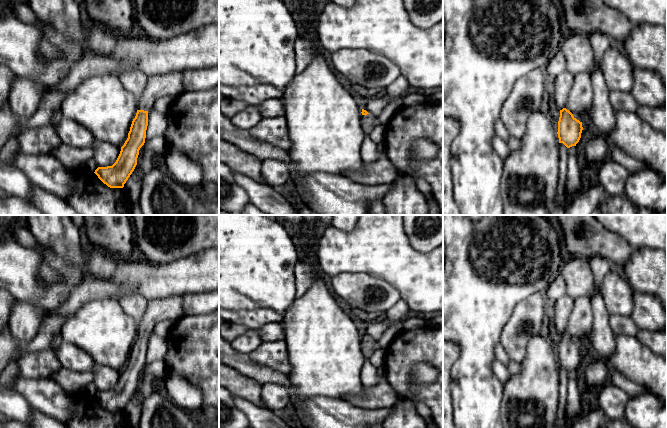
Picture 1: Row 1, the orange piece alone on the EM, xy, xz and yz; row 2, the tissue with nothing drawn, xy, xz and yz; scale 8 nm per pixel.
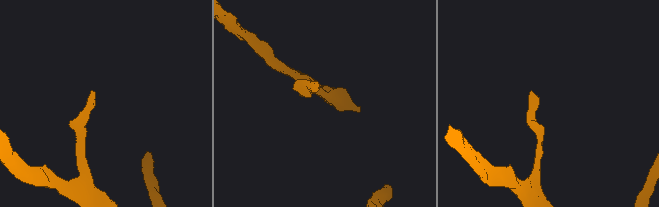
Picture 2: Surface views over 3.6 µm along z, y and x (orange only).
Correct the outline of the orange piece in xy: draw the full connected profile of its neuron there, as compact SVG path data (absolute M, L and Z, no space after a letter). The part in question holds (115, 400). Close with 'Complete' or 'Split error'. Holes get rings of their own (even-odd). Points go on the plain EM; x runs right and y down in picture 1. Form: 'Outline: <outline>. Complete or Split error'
Outline: M182 297L151 299L138 323L138 334L132 345L128 362L121 371L120 378L112 390L98 391L95 398L110 412L123 412L137 389L140 372L145 367L148 350L148 336L157 323L170 320L177 321L184 317Z. Split error

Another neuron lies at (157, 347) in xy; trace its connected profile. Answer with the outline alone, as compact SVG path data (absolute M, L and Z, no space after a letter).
M152 332L148 335L148 350L146 354L145 367L151 363L164 360L167 353L167 341Z

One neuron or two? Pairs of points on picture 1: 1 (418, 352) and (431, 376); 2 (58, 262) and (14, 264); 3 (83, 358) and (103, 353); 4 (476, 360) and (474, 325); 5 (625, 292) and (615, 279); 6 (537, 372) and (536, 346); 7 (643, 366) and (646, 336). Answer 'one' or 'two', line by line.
1: two
2: two
3: two
4: one
5: one
6: one
7: two

